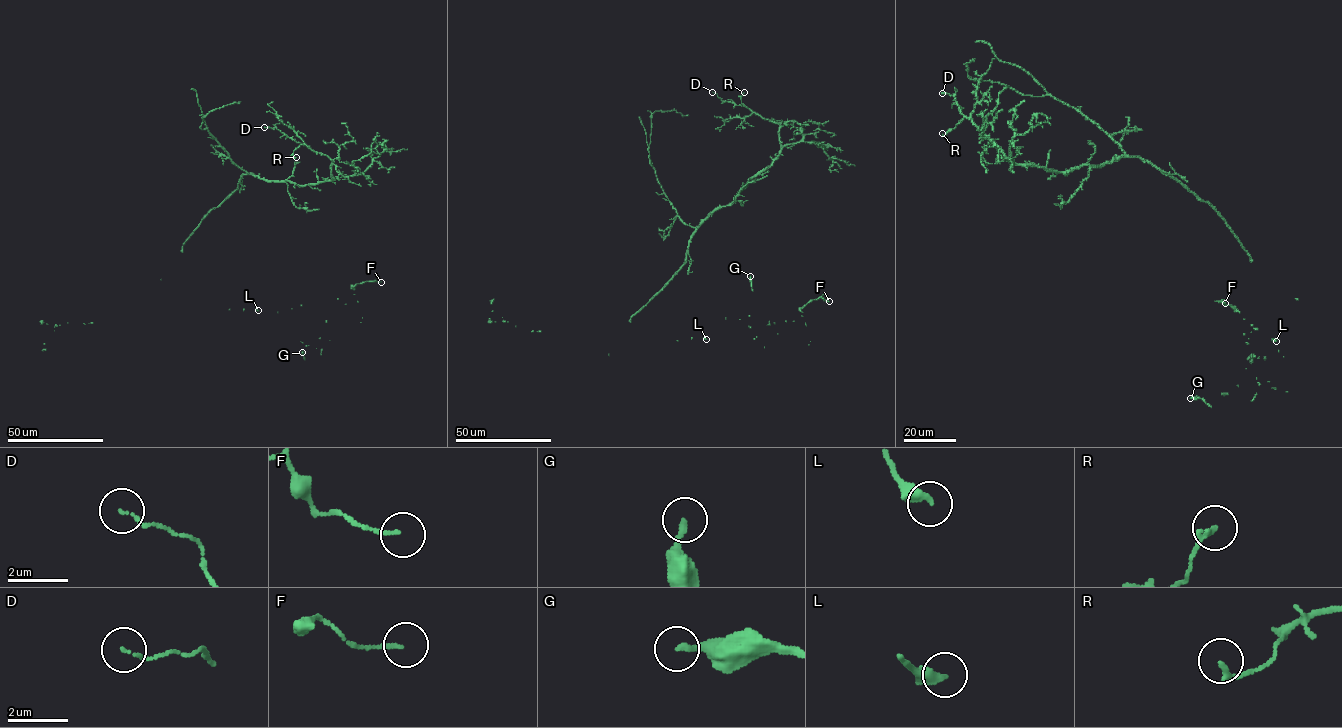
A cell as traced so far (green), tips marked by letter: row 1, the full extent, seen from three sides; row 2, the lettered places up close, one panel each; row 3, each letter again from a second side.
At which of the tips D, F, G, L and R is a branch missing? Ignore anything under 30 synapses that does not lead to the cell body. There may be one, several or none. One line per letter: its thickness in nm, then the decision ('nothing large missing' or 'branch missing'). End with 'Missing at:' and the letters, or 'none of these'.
D: 80 nm thick; nothing large missing
F: 120 nm thick; nothing large missing
G: 190 nm thick; nothing large missing
L: 400 nm thick; nothing large missing
R: 190 nm thick; nothing large missing
Missing at: none of these

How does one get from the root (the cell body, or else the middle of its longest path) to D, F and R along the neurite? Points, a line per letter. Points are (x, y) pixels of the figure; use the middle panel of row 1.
D: (673, 275), (685, 262), (692, 233), (728, 206), (780, 150), (779, 124), (712, 92)
F: (673, 275), (631, 321), (749, 316), (794, 321), (812, 300), (821, 297), (829, 301)
R: (673, 275), (685, 262), (692, 233), (728, 206), (780, 150), (780, 125), (745, 106), (744, 92)

